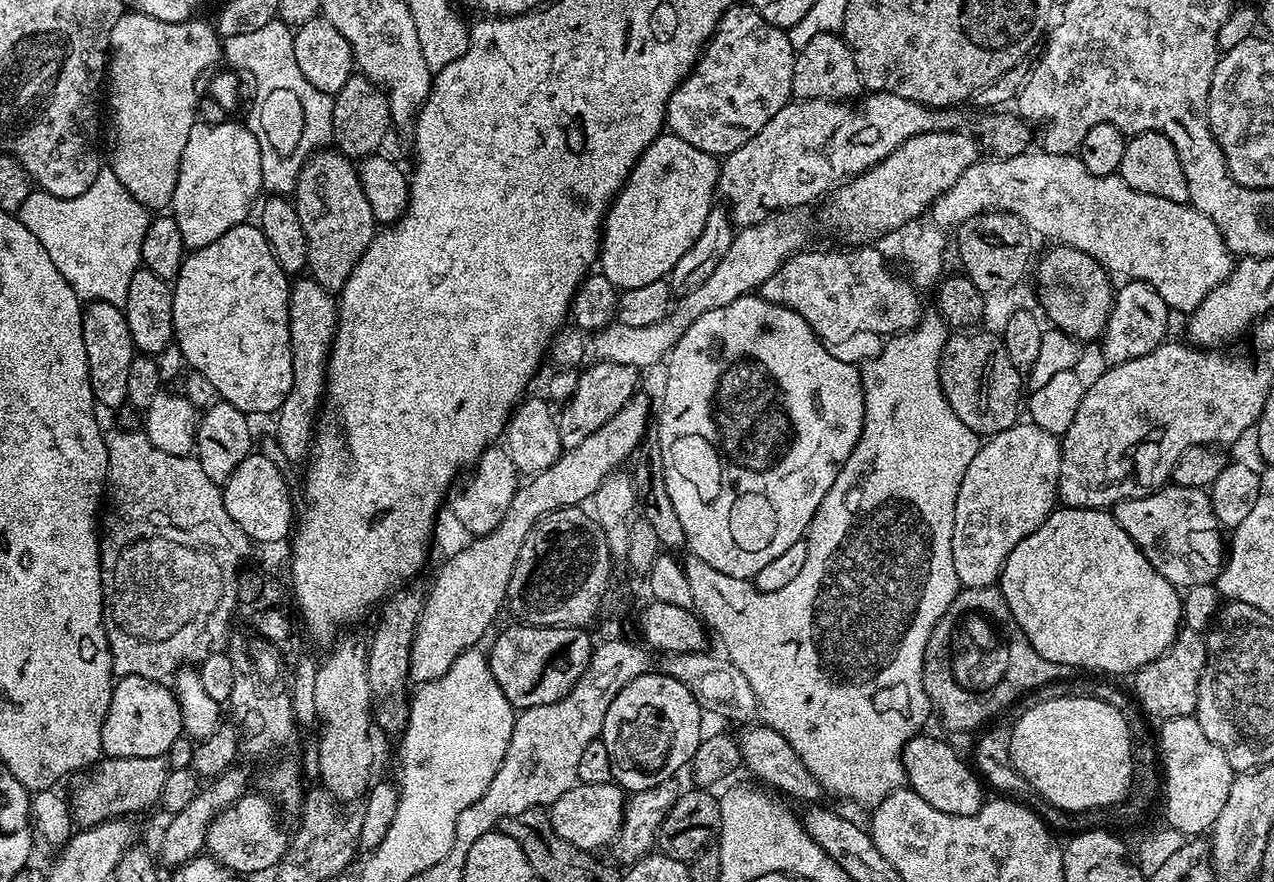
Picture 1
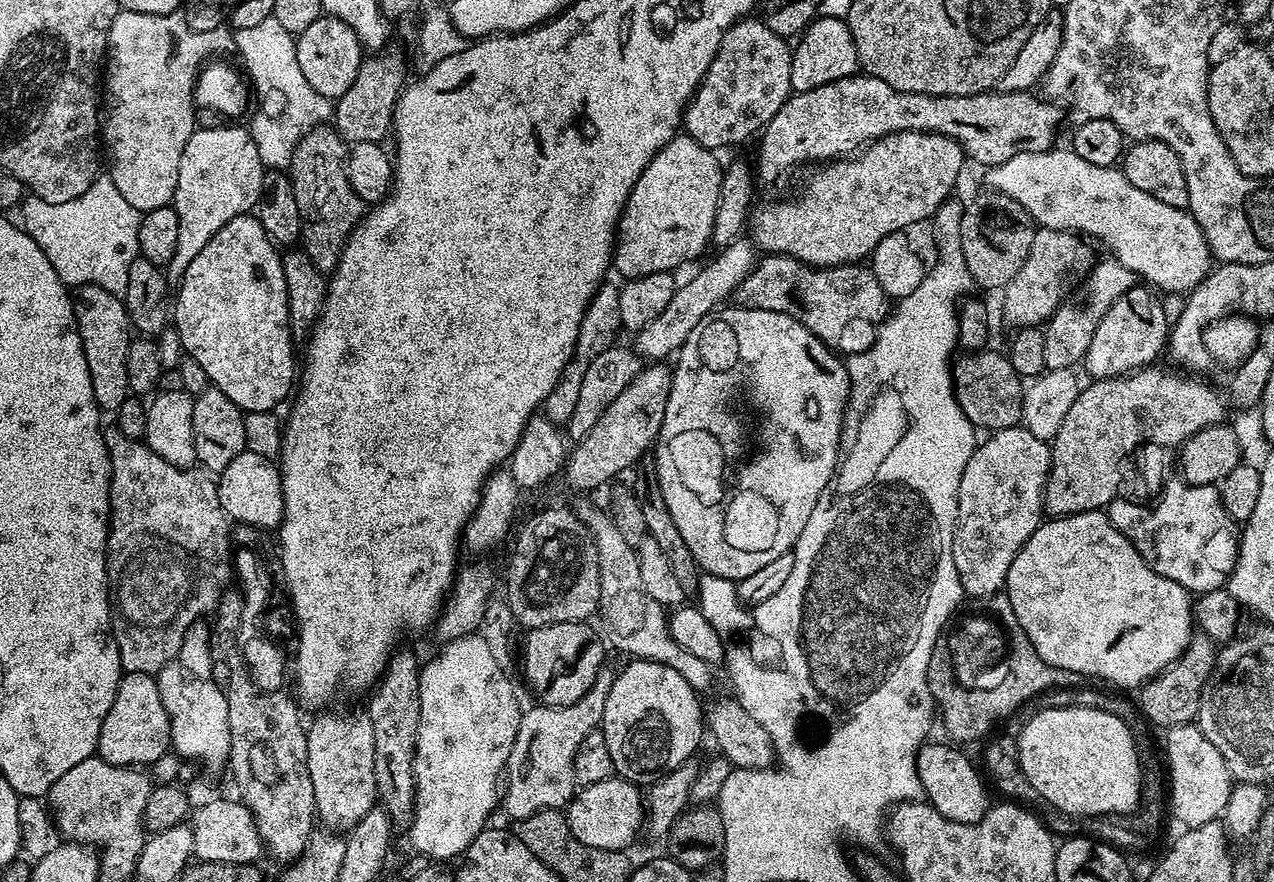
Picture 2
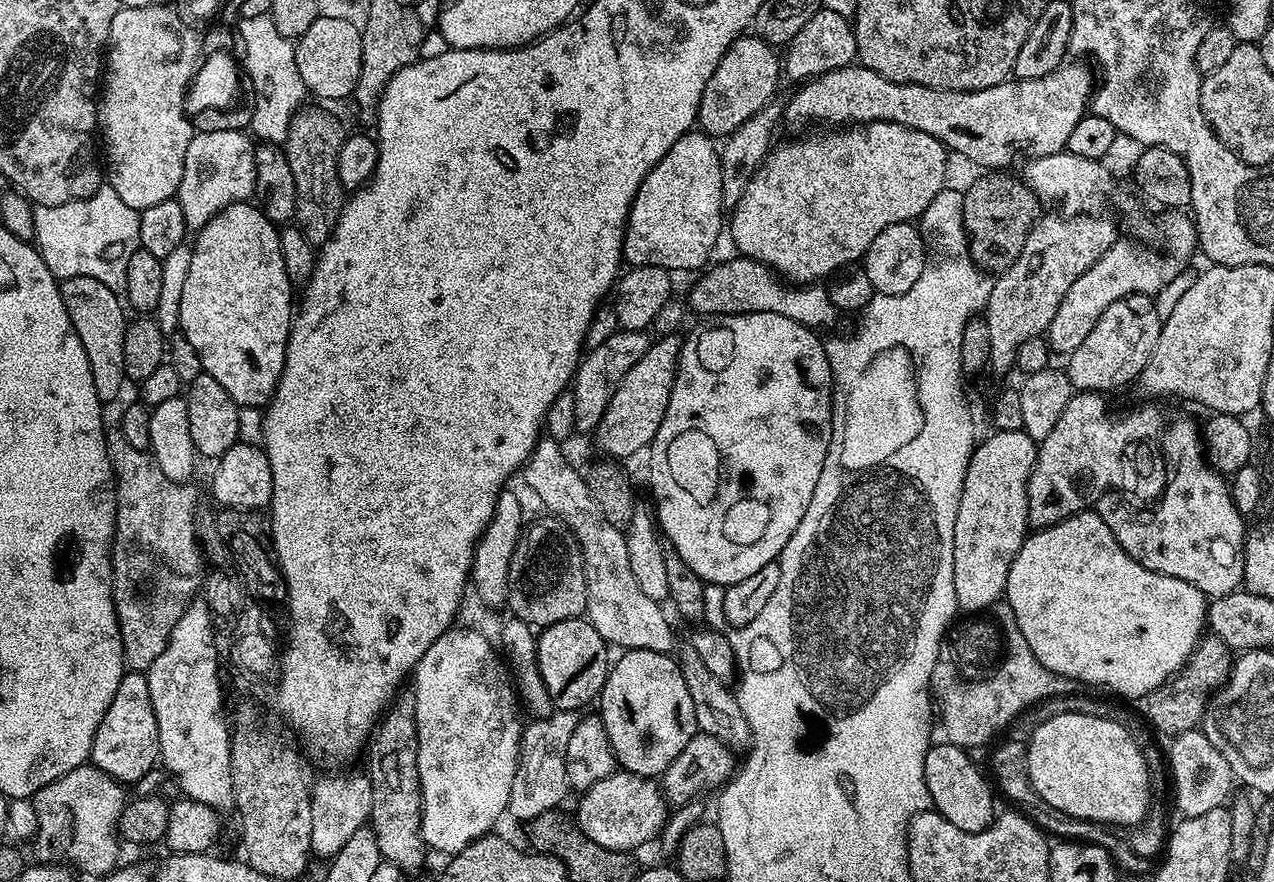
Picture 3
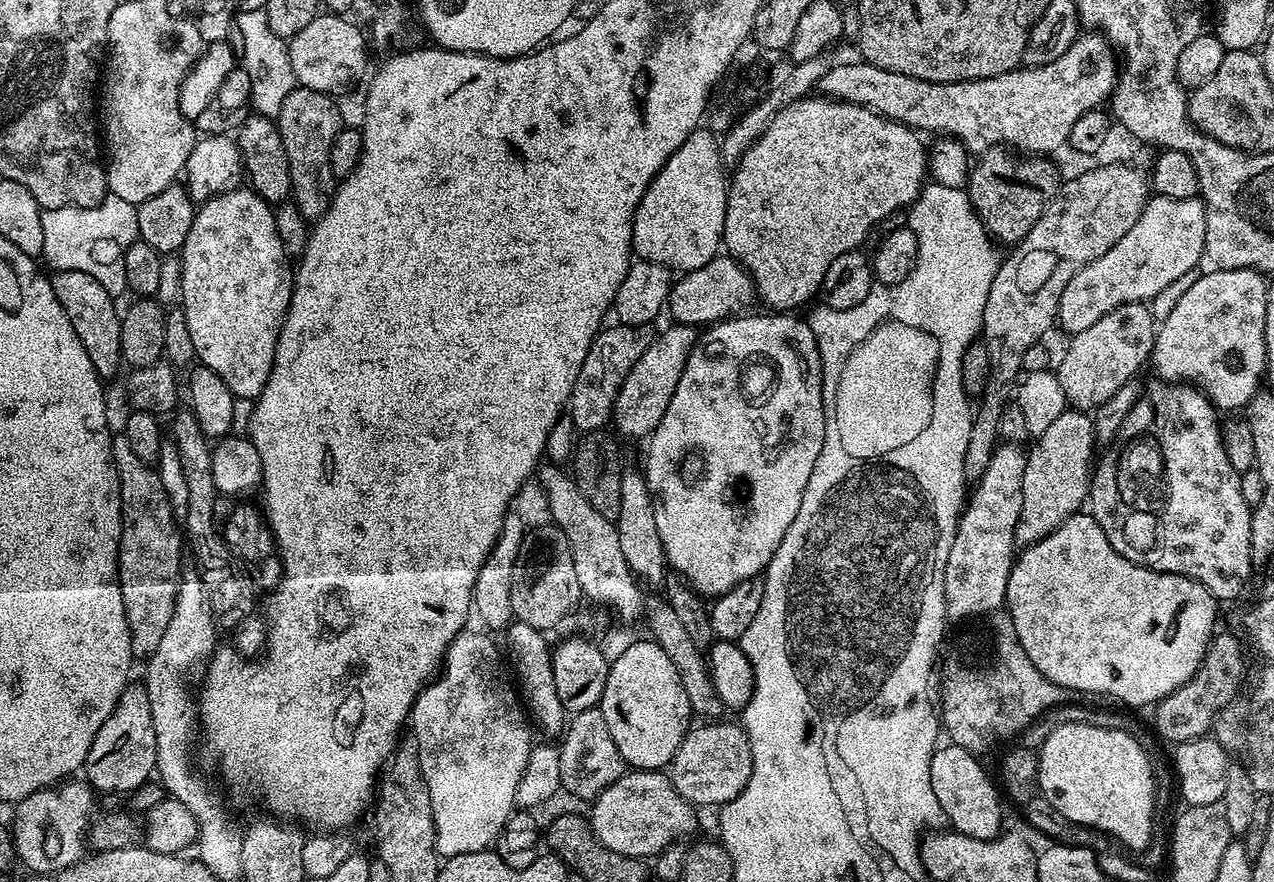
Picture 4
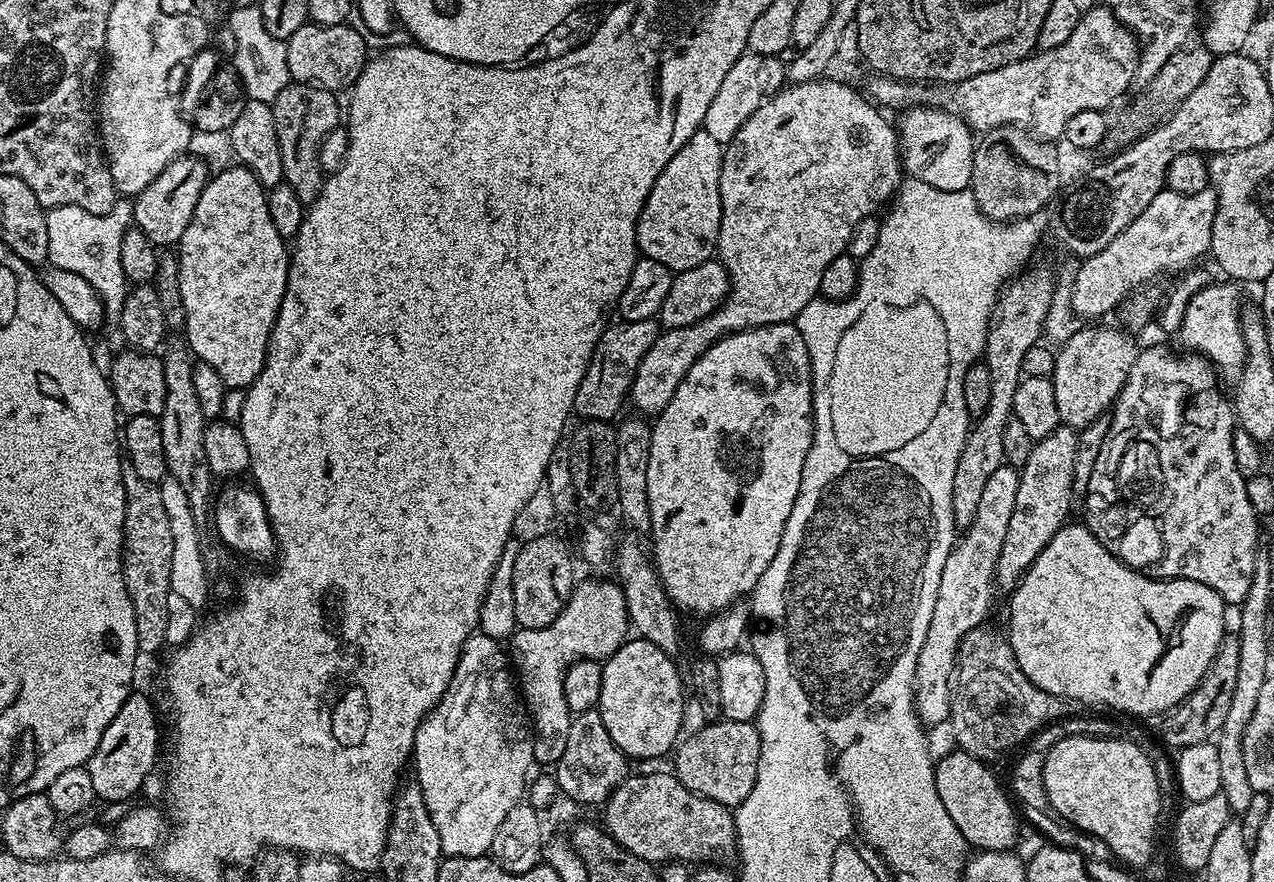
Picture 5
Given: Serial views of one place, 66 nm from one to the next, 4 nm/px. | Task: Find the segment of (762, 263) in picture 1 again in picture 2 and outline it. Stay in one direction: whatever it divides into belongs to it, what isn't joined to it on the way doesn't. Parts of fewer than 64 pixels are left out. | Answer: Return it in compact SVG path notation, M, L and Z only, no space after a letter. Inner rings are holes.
M748 238L733 240L723 245L719 251L720 253L697 276L690 277L685 284L683 281L677 287L674 298L670 298L666 310L662 310L662 314L658 314L658 318L654 318L654 322L642 326L640 331L635 333L635 351L645 361L664 362L669 359L668 355L671 357L673 354L679 353L680 347L686 342L686 338L690 338L693 330L725 303L723 300L727 296L729 299L735 293L736 287L742 282L742 278L746 278L746 274L750 274L752 265L758 259L757 249L751 239Z

